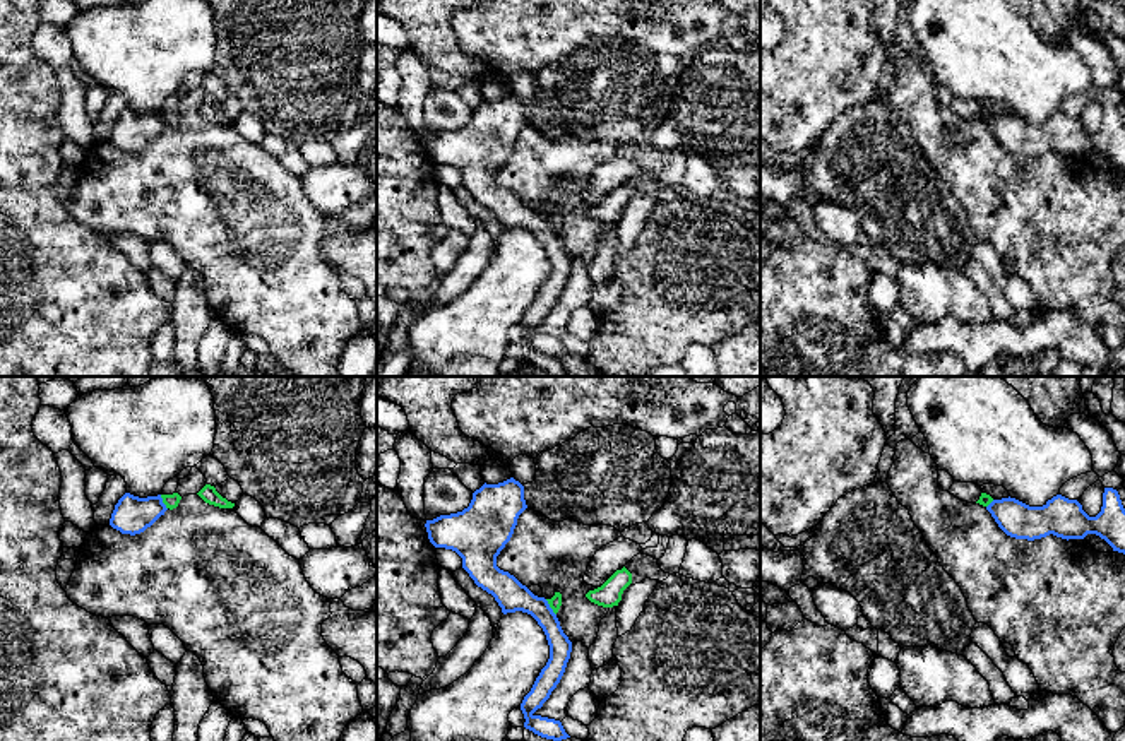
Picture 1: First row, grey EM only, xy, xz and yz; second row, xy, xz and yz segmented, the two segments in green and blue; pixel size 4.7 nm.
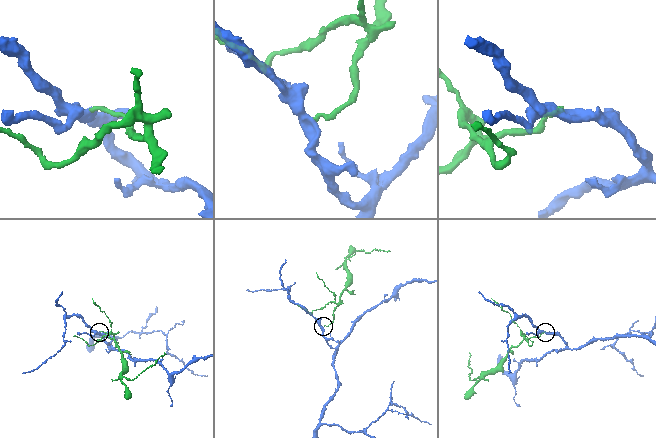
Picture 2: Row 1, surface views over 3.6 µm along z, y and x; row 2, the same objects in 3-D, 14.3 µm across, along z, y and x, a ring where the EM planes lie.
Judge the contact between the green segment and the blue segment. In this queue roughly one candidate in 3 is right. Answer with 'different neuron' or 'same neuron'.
different neuron

